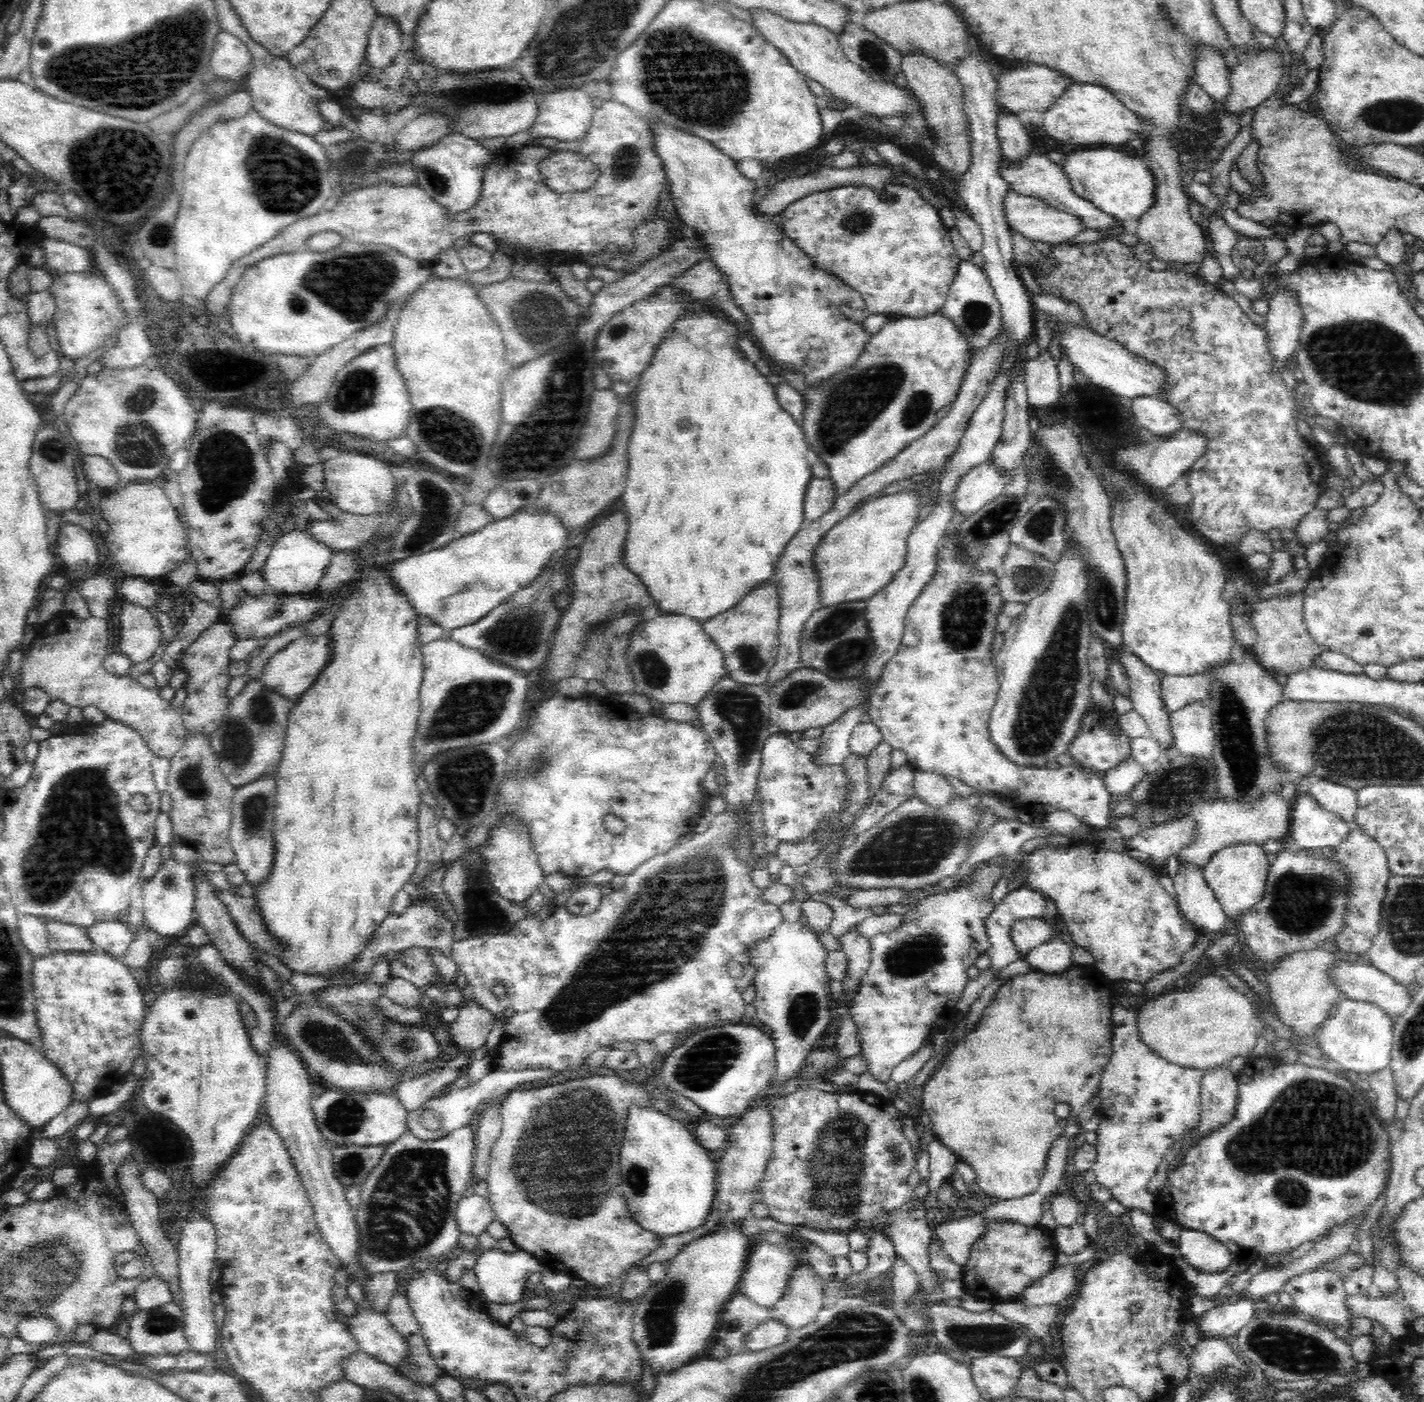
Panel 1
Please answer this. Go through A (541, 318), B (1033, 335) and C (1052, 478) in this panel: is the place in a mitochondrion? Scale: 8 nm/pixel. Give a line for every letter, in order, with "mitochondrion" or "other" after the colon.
A: mitochondrion
B: other
C: mitochondrion

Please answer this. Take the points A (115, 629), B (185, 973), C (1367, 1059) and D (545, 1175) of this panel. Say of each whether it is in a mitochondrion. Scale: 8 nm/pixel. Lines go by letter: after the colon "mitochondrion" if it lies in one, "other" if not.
A: other
B: mitochondrion
C: other
D: mitochondrion

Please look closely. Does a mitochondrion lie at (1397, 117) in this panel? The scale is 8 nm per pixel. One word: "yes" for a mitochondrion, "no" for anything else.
yes

